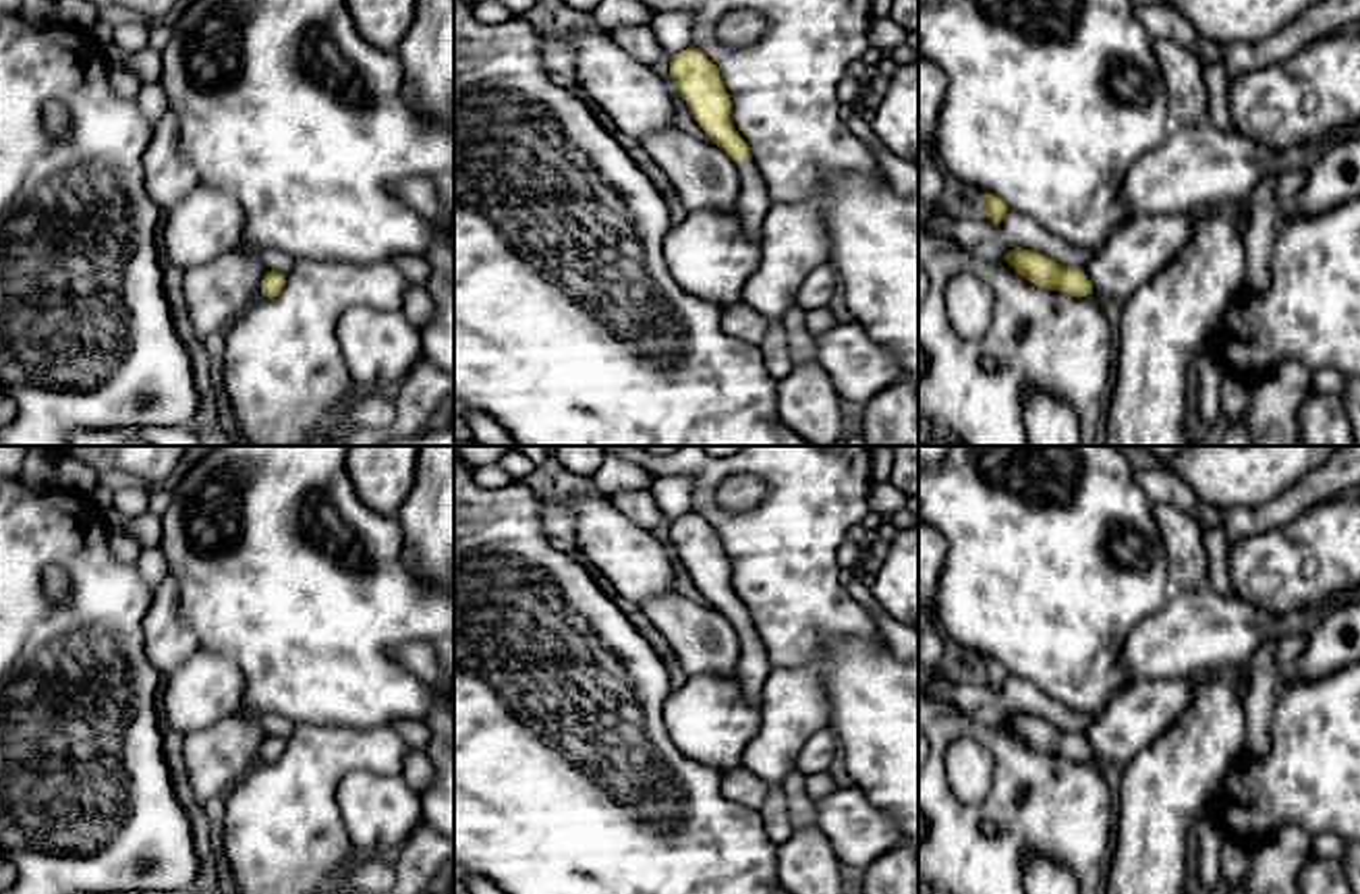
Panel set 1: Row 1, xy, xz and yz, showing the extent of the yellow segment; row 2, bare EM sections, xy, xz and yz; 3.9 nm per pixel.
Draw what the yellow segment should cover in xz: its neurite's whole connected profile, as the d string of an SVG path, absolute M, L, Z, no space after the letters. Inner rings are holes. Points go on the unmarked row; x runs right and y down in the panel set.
M695 510L672 521L668 539L692 583L734 626L740 645L736 678L748 703L761 709L771 664L746 606L732 587L732 566L717 531Z

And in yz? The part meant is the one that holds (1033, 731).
M1016 711L1003 720L1003 724L1028 747L1066 757L1072 761L1086 761L1093 759L1093 749L1084 734L1078 732L1064 732L1057 726L1030 716Z

